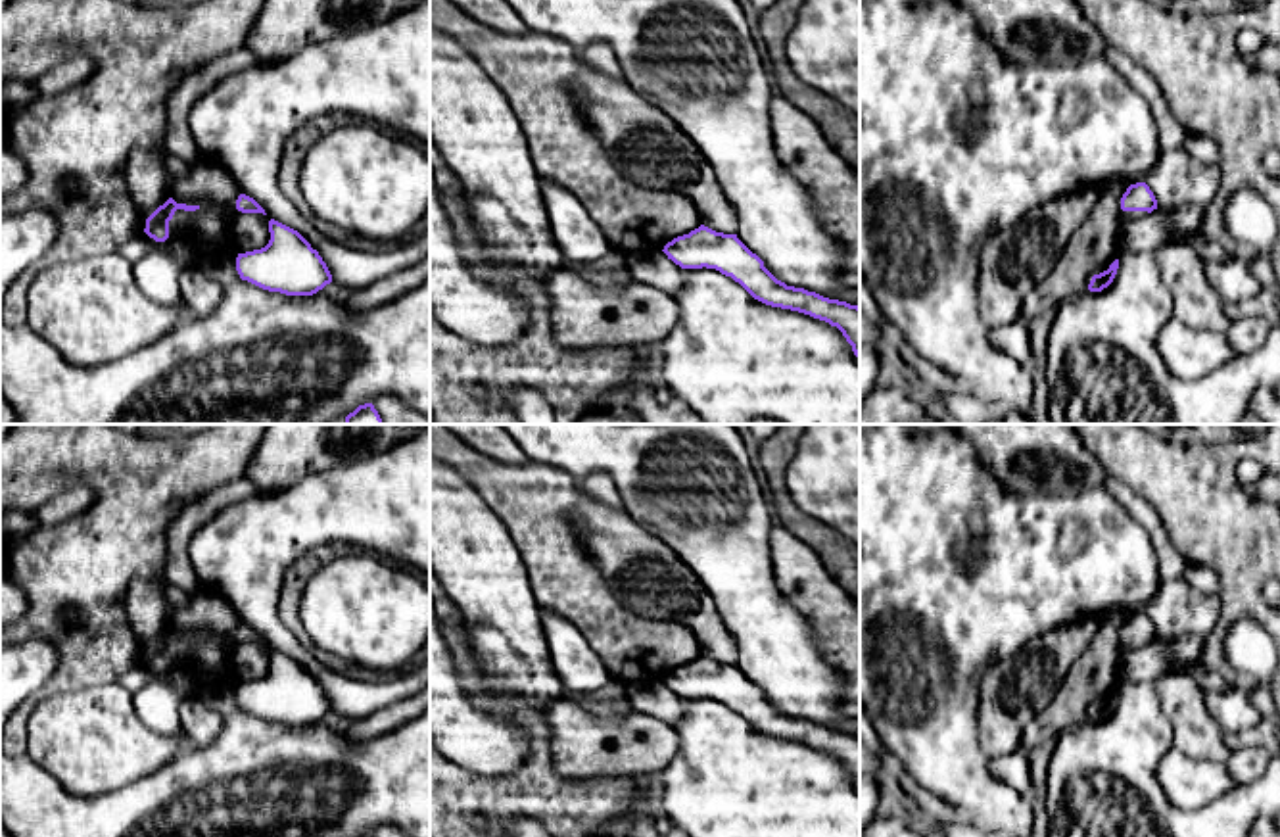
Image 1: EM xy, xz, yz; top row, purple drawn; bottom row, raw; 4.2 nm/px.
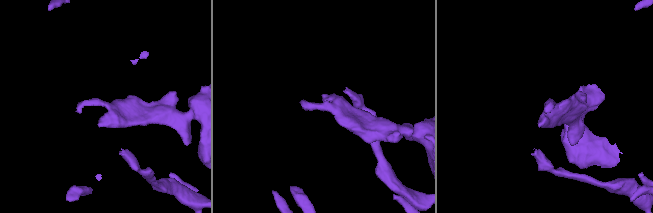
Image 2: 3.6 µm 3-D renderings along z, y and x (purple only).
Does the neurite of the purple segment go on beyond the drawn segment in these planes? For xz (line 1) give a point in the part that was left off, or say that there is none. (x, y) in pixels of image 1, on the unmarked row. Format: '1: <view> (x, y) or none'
1: none

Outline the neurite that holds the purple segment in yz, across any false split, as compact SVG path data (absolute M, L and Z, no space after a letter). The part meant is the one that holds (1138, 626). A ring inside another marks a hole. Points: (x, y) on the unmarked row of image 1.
M1136 612L1126 618L1121 628L1121 647L1142 649L1157 639L1157 630L1146 612Z

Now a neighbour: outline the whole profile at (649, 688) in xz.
M662 680L645 683L628 683L628 701L643 714L654 716L676 726L685 712L685 699L676 695Z

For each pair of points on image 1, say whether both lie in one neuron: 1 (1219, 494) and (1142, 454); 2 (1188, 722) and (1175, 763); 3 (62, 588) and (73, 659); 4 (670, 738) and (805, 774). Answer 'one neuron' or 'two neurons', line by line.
1: one neuron
2: two neurons
3: one neuron
4: two neurons

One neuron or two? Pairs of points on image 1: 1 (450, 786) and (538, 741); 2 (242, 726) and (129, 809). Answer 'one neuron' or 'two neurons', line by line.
1: one neuron
2: one neuron

